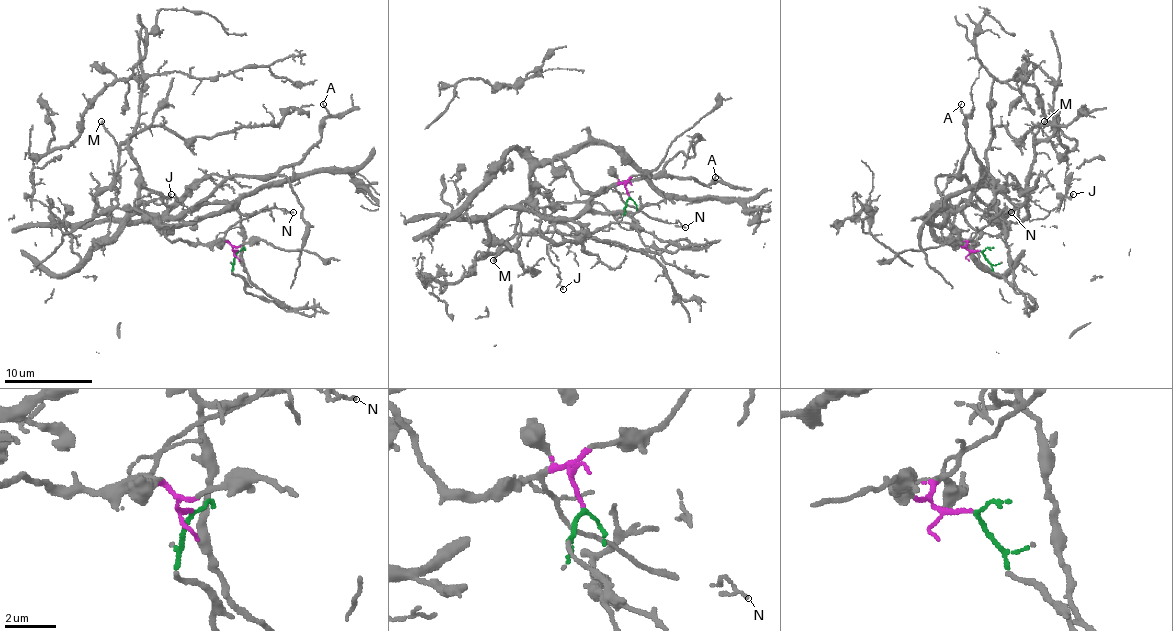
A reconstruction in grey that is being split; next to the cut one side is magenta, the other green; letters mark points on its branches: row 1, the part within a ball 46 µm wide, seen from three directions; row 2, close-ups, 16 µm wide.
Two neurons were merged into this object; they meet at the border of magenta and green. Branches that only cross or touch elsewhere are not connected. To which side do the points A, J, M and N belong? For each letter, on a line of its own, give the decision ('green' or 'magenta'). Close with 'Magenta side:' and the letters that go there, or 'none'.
A: green
J: green
M: green
N: magenta
Magenta side: N

